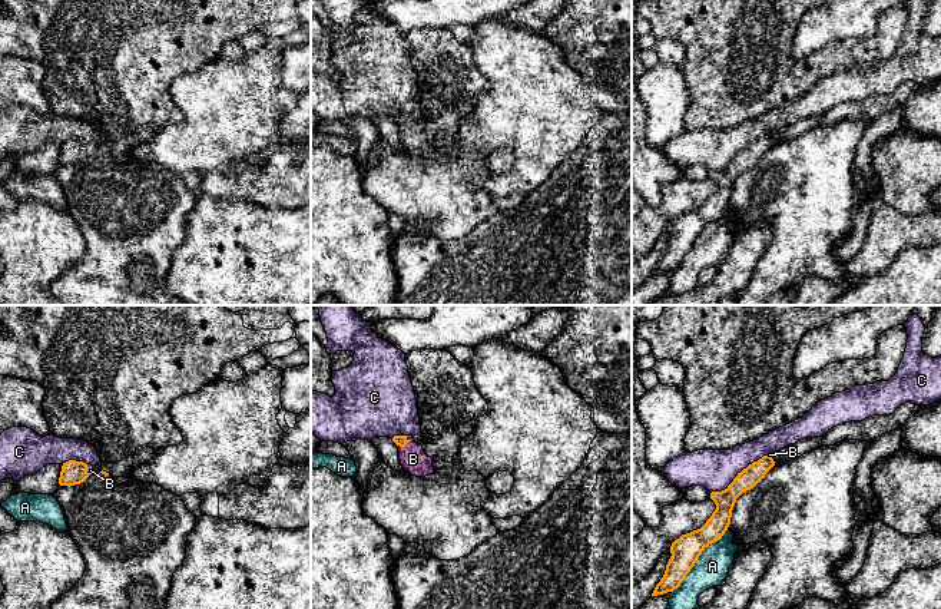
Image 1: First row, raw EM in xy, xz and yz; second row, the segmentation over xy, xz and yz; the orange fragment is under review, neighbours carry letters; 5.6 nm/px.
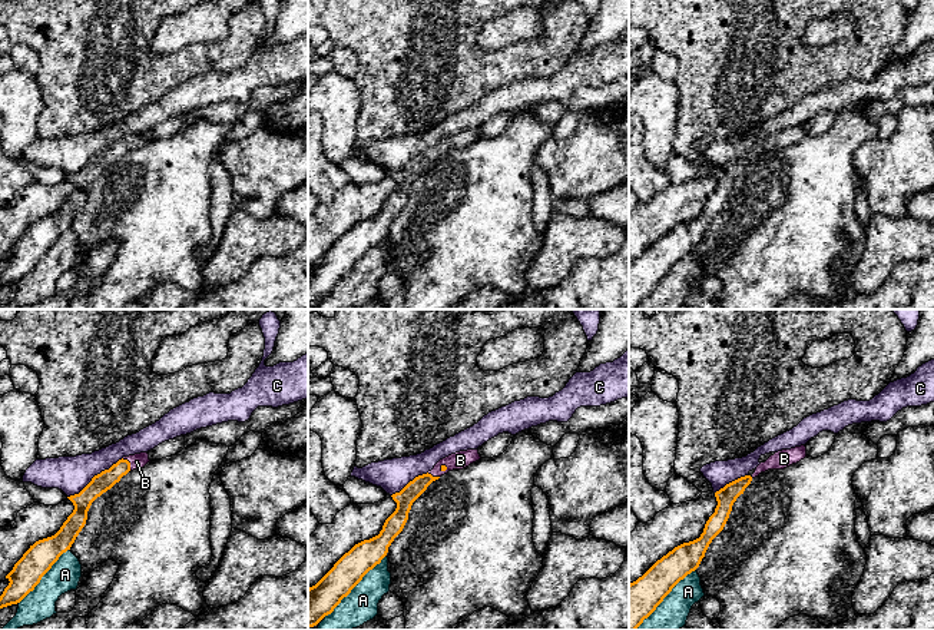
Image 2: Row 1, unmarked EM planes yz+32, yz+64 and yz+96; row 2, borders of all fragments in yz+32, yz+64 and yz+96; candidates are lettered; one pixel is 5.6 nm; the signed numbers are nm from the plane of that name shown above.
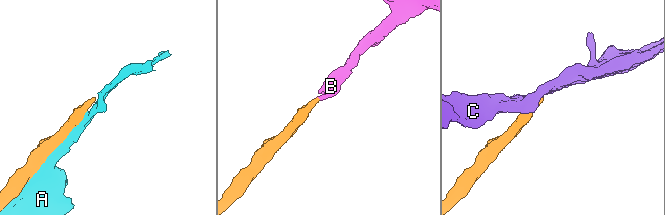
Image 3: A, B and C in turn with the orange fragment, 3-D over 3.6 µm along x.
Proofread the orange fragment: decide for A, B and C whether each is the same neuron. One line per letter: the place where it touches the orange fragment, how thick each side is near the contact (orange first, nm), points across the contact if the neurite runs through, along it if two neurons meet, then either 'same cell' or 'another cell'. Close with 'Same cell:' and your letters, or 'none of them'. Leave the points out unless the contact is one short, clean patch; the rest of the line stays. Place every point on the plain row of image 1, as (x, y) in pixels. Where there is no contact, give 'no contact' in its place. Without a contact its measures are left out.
A: yz (698, 237) | 160/190 nm | another cell
B: xz (406, 123) | 60/150 nm | across xz (400, 119), (406, 123), (413, 138) | same cell
C: yz (738, 154) | 120/220 nm | another cell
Same cell: B

